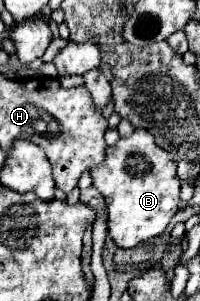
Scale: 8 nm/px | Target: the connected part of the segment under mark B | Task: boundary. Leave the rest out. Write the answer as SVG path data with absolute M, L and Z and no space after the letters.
M136 129L128 139L120 139L116 145L106 149L106 163L92 169L92 187L98 189L106 199L108 233L114 243L124 249L136 247L162 235L180 203L180 181L176 179L176 165L172 163L172 157L162 147L158 147L154 137L144 129Z

